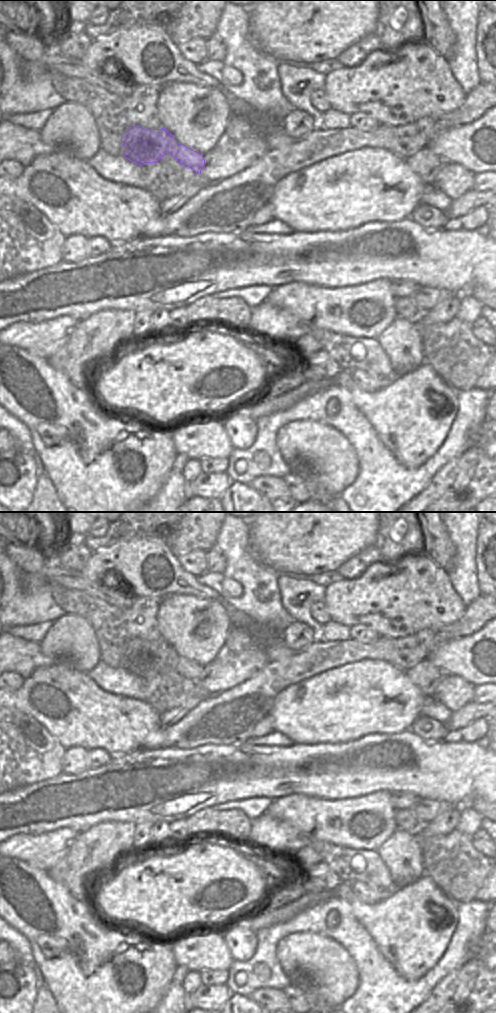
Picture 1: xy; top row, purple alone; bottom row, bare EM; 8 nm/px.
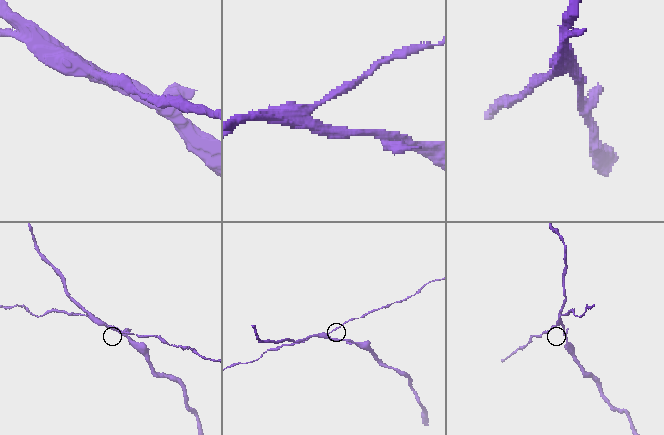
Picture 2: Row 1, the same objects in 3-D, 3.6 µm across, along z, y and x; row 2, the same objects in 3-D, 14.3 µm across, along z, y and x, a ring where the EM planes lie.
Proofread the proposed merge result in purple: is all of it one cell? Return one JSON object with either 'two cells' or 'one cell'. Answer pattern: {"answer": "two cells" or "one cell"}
{"answer": "one cell"}

